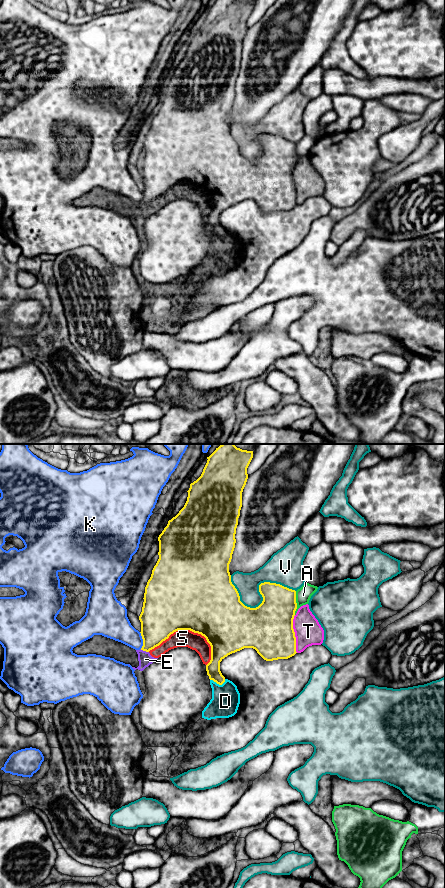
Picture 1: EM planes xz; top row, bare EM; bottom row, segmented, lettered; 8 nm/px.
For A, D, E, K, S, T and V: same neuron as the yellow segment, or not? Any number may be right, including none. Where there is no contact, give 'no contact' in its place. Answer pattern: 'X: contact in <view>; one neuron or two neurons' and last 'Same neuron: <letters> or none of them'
A: contact in xz; two neurons
D: contact in xz; two neurons
E: contact in xz; two neurons
K: contact in xz; two neurons
S: contact in xz; two neurons
T: contact in xz; one neuron
V: contact in xz; two neurons
Same neuron: T

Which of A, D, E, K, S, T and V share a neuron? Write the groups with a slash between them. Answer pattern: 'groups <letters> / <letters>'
groups A / D E S / K / T / V

